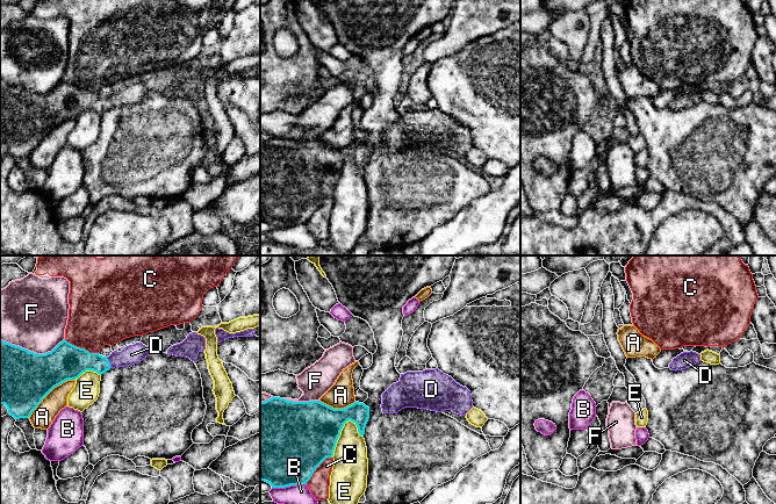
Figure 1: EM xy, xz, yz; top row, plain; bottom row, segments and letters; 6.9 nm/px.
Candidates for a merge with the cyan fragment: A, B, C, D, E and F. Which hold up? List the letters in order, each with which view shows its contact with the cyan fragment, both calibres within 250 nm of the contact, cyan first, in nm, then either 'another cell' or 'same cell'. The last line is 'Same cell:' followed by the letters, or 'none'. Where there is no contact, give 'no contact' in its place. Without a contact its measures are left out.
A: xy | 420/160 nm | another cell
B: xz | 500/160 nm | another cell
C: xy | 260/400 nm | another cell
D: xy | 220/140 nm | same cell
E: xz | 460/240 nm | another cell
F: xy | 420/460 nm | another cell
Same cell: D

